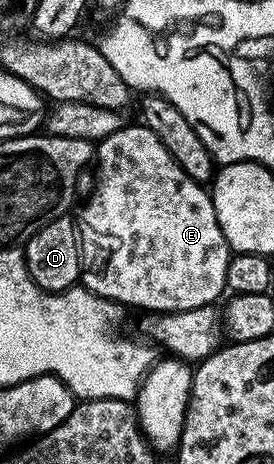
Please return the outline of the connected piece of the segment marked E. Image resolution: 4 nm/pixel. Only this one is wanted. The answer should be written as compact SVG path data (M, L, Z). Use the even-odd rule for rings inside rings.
M136 122L136 124L129 123L123 128L114 130L114 134L110 134L106 139L99 141L94 148L94 169L96 168L96 189L92 192L92 197L84 204L84 209L80 212L80 220L78 216L78 235L85 245L93 244L96 248L105 248L108 251L108 261L105 262L104 268L92 268L83 273L82 284L83 287L87 288L88 291L93 292L95 296L101 296L107 300L114 300L117 304L121 306L127 306L129 309L132 308L145 308L148 314L163 314L165 312L185 312L186 310L194 310L195 308L201 308L207 304L216 304L219 301L220 295L225 295L226 289L224 283L226 282L226 266L230 262L230 258L233 253L230 251L226 238L222 234L222 226L218 226L218 218L214 214L214 206L212 205L212 197L210 195L209 189L203 184L199 184L194 178L190 178L186 174L186 170L182 170L182 166L178 166L178 162L174 162L174 158L170 154L170 150L166 150L166 146L158 138L158 134L154 134L149 128L145 128L143 123Z

